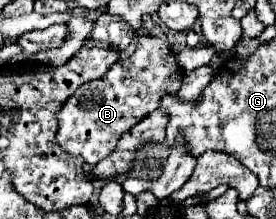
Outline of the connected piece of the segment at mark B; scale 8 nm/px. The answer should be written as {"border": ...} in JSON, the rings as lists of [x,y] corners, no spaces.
{"border":[[[146,32],[138,34],[138,48],[126,60],[118,60],[104,78],[82,84],[58,112],[58,146],[70,156],[82,156],[94,168],[104,156],[114,152],[122,132],[128,132],[142,116],[154,112],[160,100],[176,94],[182,86],[184,70],[178,66],[172,48]]]}

